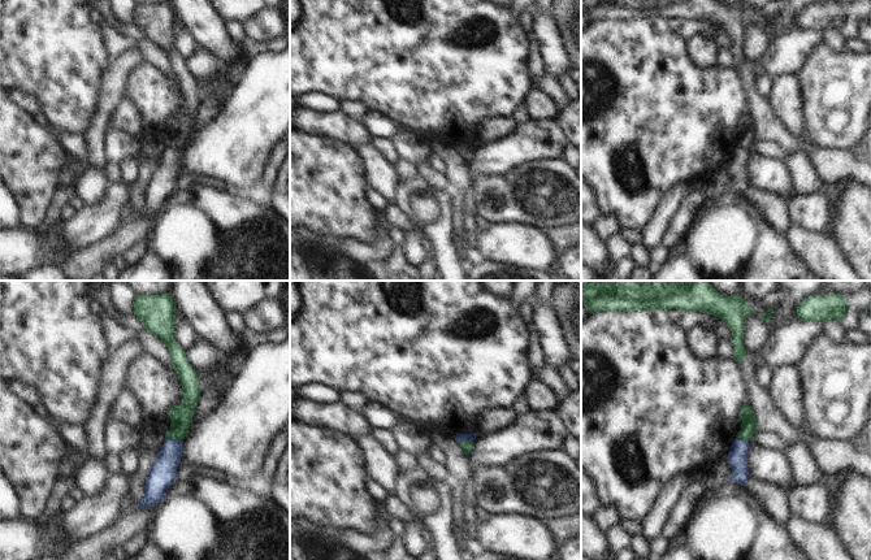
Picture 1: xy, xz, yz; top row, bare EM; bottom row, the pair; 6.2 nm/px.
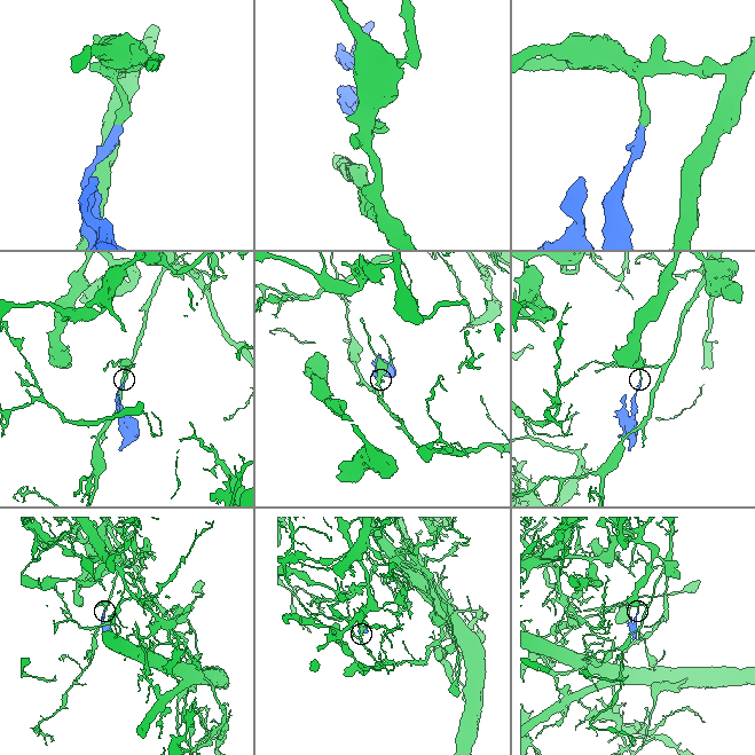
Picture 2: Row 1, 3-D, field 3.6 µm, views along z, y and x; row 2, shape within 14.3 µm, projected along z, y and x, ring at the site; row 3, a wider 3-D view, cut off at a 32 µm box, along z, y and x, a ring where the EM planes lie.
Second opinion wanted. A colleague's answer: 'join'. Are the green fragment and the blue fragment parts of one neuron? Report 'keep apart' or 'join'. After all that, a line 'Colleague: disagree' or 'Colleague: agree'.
keep apart
Colleague: disagree

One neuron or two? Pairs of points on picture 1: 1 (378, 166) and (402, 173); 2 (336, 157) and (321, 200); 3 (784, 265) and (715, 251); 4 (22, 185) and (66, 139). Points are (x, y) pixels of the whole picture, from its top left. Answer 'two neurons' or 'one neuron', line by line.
1: two neurons
2: one neuron
3: one neuron
4: two neurons

